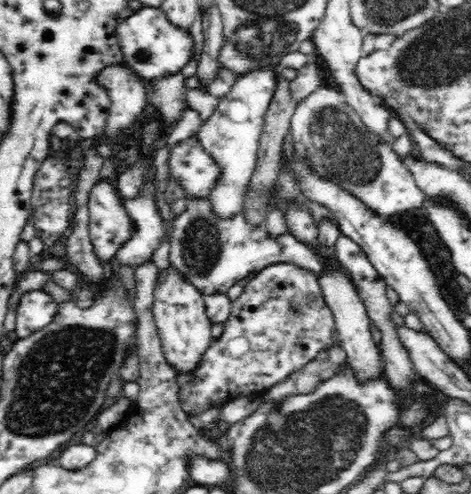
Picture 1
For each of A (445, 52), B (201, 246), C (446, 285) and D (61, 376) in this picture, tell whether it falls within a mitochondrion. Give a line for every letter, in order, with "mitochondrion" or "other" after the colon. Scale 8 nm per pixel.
A: mitochondrion
B: mitochondrion
C: other
D: mitochondrion

